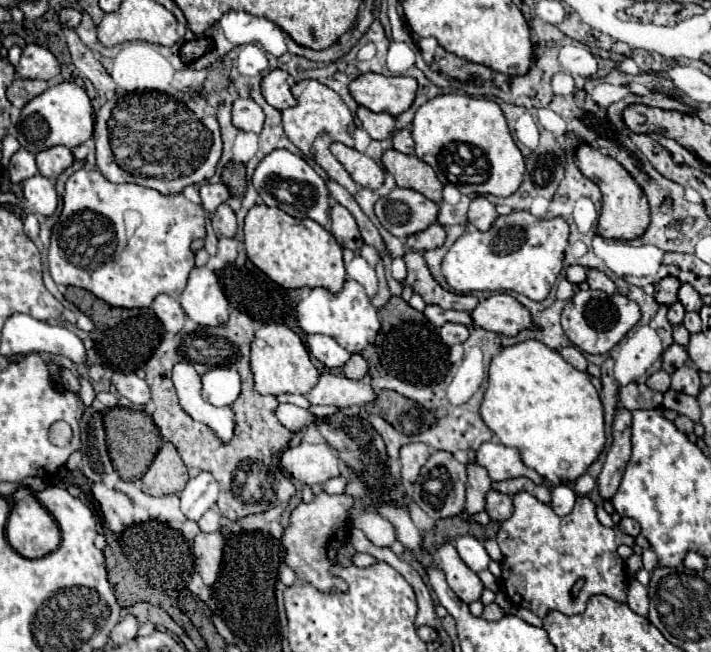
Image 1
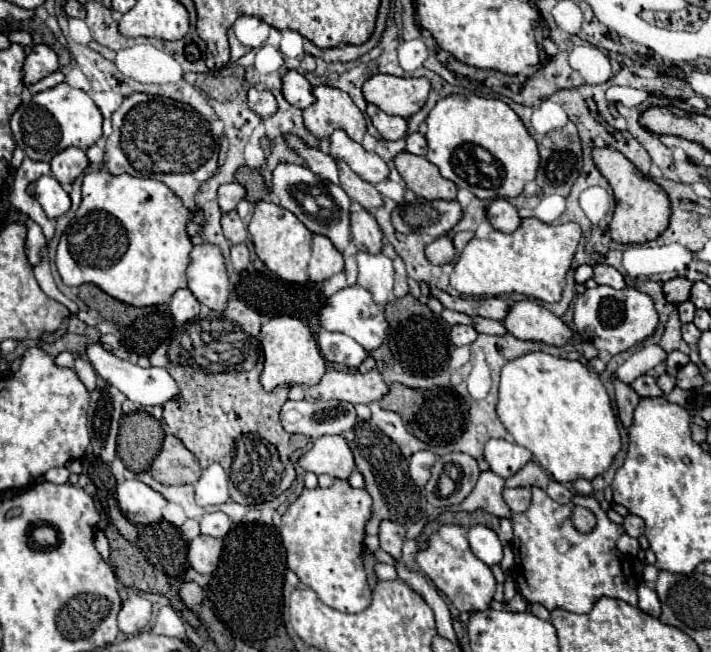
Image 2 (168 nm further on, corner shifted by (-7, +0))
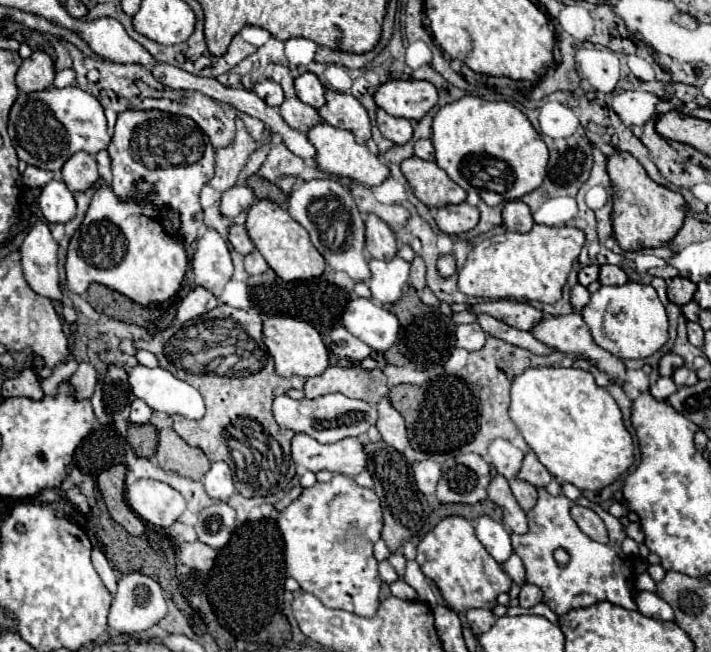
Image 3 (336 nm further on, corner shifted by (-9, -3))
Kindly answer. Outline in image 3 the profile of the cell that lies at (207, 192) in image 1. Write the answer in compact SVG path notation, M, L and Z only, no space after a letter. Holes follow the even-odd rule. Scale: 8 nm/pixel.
M233 186L227 192L223 192L223 200L221 200L221 214L227 218L235 218L239 212L247 210L253 204L255 196L253 190L247 186Z

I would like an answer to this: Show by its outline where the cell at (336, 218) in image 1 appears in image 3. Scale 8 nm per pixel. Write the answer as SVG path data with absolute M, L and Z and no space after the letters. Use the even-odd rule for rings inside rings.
M367 214L365 218L367 232L367 252L377 260L391 260L397 254L397 242L393 230L375 214Z

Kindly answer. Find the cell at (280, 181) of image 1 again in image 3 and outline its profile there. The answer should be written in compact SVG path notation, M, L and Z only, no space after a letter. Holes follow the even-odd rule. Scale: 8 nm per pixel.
M307 180L297 184L289 194L289 214L309 232L313 246L325 256L327 266L345 272L351 280L367 280L371 276L365 258L365 226L347 188L335 180ZM321 200L321 204L313 204Z

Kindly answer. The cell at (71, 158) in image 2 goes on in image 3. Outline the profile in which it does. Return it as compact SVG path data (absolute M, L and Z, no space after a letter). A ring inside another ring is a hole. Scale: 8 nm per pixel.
M77 152L73 154L61 168L63 182L71 192L75 190L87 190L91 184L97 182L99 172L97 172L97 162L95 156L87 152Z

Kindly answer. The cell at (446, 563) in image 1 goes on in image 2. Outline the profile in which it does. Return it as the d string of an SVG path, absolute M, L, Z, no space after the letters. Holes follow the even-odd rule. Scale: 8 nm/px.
M441 525L427 541L427 549L417 551L417 565L433 585L443 591L451 603L461 611L485 611L495 595L495 577L489 565L475 557L469 547L465 529L459 525Z

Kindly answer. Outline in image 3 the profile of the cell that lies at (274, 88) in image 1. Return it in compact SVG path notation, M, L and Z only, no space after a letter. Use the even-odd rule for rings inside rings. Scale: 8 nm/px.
M305 72L295 80L295 90L303 104L311 104L313 108L321 108L325 104L325 88L311 72Z

